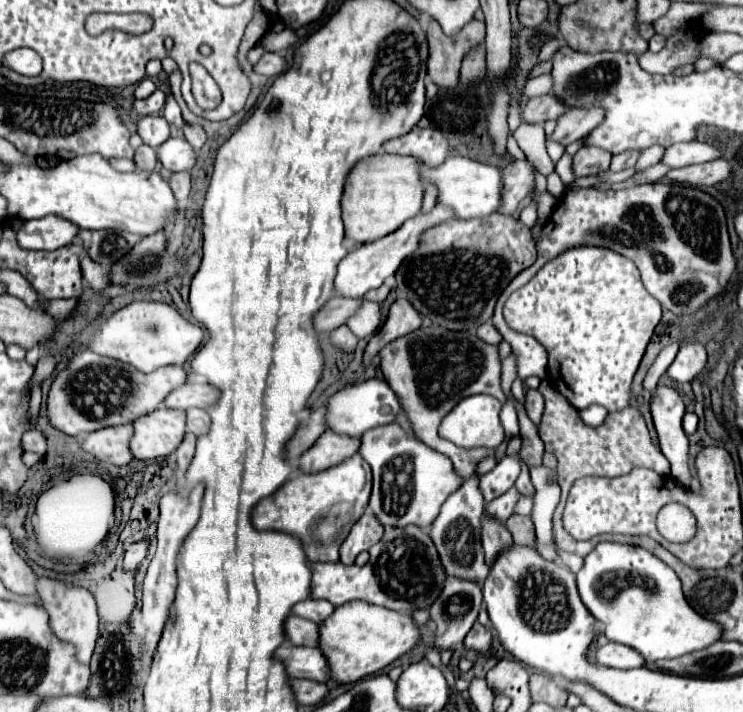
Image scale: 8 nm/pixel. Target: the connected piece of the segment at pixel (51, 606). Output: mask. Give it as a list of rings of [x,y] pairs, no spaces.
[[[37,578],[37,592],[43,598],[43,606],[49,612],[49,624],[57,638],[71,642],[77,648],[77,658],[83,664],[89,664],[97,640],[97,606],[91,592],[51,578]]]

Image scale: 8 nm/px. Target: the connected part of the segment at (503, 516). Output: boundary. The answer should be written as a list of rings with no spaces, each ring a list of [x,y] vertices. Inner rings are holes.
[[[511,488],[503,496],[487,502],[485,504],[485,514],[495,516],[495,520],[499,520],[499,522],[505,522],[513,514],[513,506],[515,506],[517,500],[519,500],[519,492],[515,488]]]

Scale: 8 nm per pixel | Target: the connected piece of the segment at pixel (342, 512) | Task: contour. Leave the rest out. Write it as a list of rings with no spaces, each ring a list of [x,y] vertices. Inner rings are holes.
[[[355,454],[349,460],[319,474],[297,474],[275,494],[259,500],[251,520],[257,530],[279,530],[301,540],[305,556],[319,562],[339,562],[339,546],[351,526],[367,510],[371,494],[371,468]]]

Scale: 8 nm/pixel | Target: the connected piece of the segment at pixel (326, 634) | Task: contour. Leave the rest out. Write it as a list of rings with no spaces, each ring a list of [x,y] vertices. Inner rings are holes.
[[[367,602],[341,604],[319,624],[319,650],[327,656],[327,664],[331,664],[331,676],[335,676],[331,682],[335,684],[353,684],[377,674],[401,654],[409,652],[419,638],[419,628],[409,614],[379,608]]]

